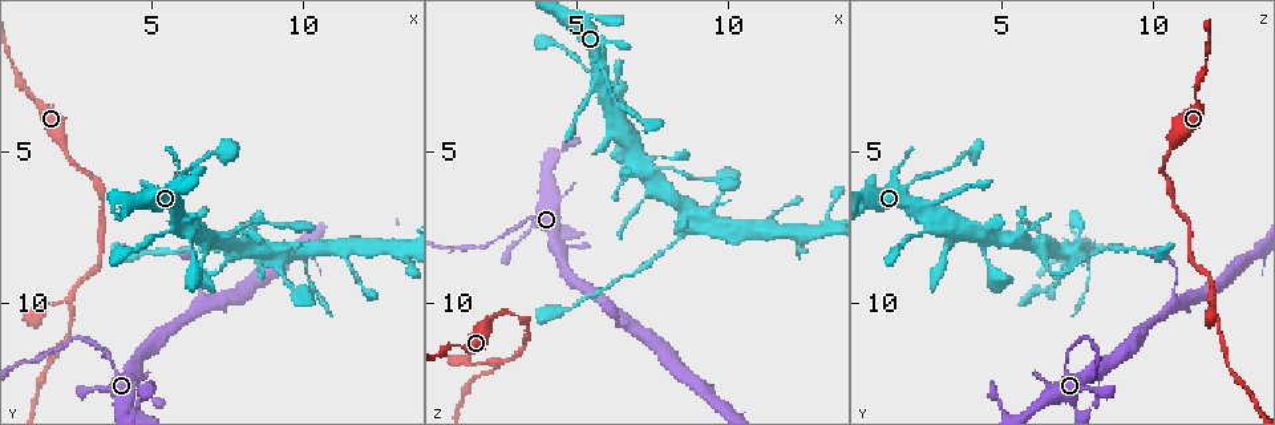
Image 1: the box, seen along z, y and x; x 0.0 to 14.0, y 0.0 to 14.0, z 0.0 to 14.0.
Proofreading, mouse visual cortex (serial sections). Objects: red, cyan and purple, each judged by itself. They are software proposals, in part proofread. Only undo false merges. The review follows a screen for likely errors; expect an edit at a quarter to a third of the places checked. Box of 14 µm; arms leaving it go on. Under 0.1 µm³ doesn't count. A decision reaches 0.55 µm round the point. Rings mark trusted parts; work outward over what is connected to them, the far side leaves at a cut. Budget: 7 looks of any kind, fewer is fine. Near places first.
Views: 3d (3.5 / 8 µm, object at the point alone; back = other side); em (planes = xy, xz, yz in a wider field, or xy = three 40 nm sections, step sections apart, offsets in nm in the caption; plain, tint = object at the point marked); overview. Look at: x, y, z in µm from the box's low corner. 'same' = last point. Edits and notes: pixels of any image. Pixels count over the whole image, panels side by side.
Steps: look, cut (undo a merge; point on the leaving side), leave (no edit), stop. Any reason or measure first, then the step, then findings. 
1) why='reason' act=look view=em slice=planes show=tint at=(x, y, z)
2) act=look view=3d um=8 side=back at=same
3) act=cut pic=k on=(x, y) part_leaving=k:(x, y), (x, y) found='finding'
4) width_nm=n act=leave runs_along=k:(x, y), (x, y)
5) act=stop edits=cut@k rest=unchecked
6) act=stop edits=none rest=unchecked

why='thin neck' act=look view=3d um=3.5 at=(3.7, 11.8, 7.1)

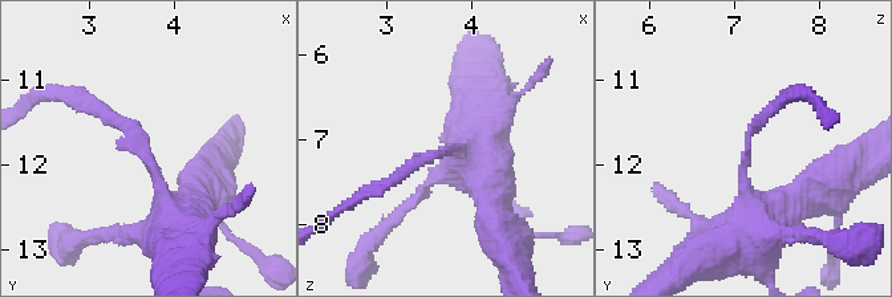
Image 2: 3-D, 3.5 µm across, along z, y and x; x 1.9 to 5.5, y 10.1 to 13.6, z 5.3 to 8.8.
arm_widths_nm=150,250 why='now the EM' act=look view=em slice=xy step=5 show=tint at=(3.60, 11.70, 7.15)

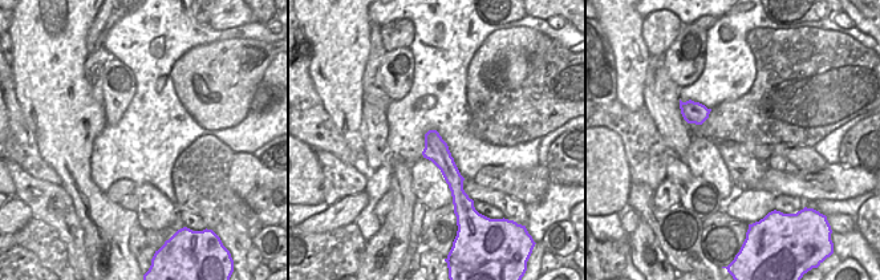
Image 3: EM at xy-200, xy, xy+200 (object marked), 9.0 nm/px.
act=cut pic=2 on=(398, 177) part_leaving=2:(440, 151), (349, 202), (333, 216) found='a second cell is stuck on'

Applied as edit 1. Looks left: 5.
why='see it whole again' act=look view=overview

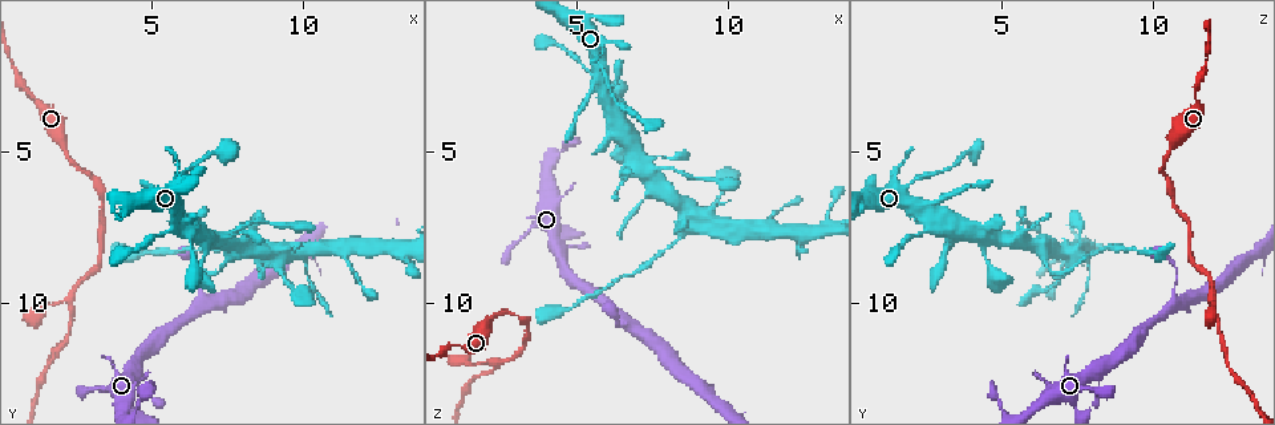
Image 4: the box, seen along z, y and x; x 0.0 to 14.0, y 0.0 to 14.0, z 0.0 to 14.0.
why='branch point' act=look view=3d um=3.5 at=(2.3, 9.8, 11.9)

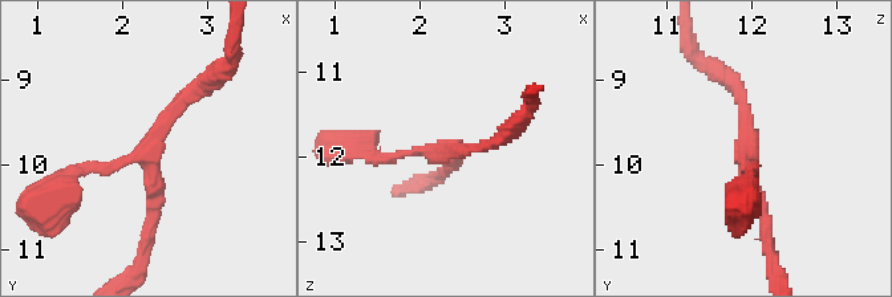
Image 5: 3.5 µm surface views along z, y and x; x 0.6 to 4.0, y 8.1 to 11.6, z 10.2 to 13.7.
arms=3 arm_widths_nm=100,150,150 act=look view=em slice=xy step=5 show=tint at=(2.35, 9.80, 11.95)

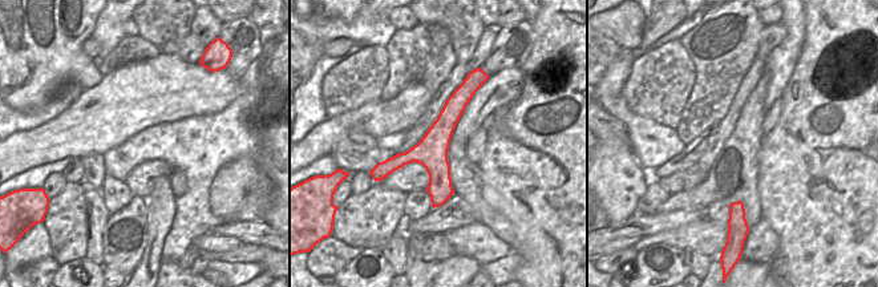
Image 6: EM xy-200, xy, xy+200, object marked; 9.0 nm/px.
act=leave found='continuous, no second cell'

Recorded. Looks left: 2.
why='thin arm on a thick one' act=look view=em slice=xy step=2 show=tint at=(7.4, 7.8, 5.6)

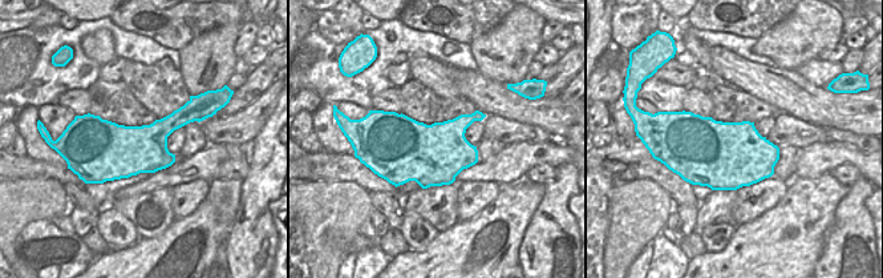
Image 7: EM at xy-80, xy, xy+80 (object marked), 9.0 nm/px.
act=look view=3d um=3.5 at=same

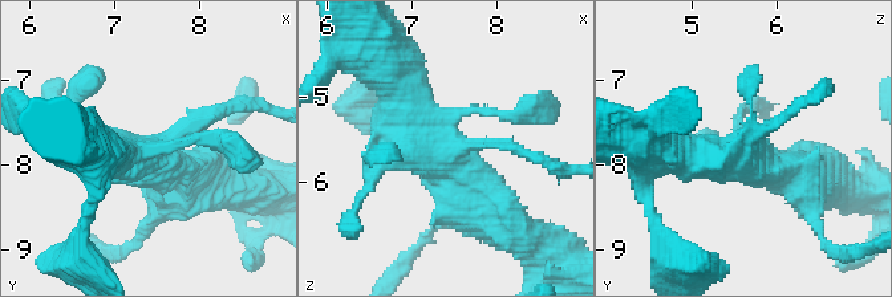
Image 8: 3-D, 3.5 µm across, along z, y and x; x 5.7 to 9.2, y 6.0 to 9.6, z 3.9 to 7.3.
act=leave runs_along=8:(394, 82), (410, 139), (495, 218) found='one cell here'

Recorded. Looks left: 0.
act=stop edits=cut@2 rest=unchecked

